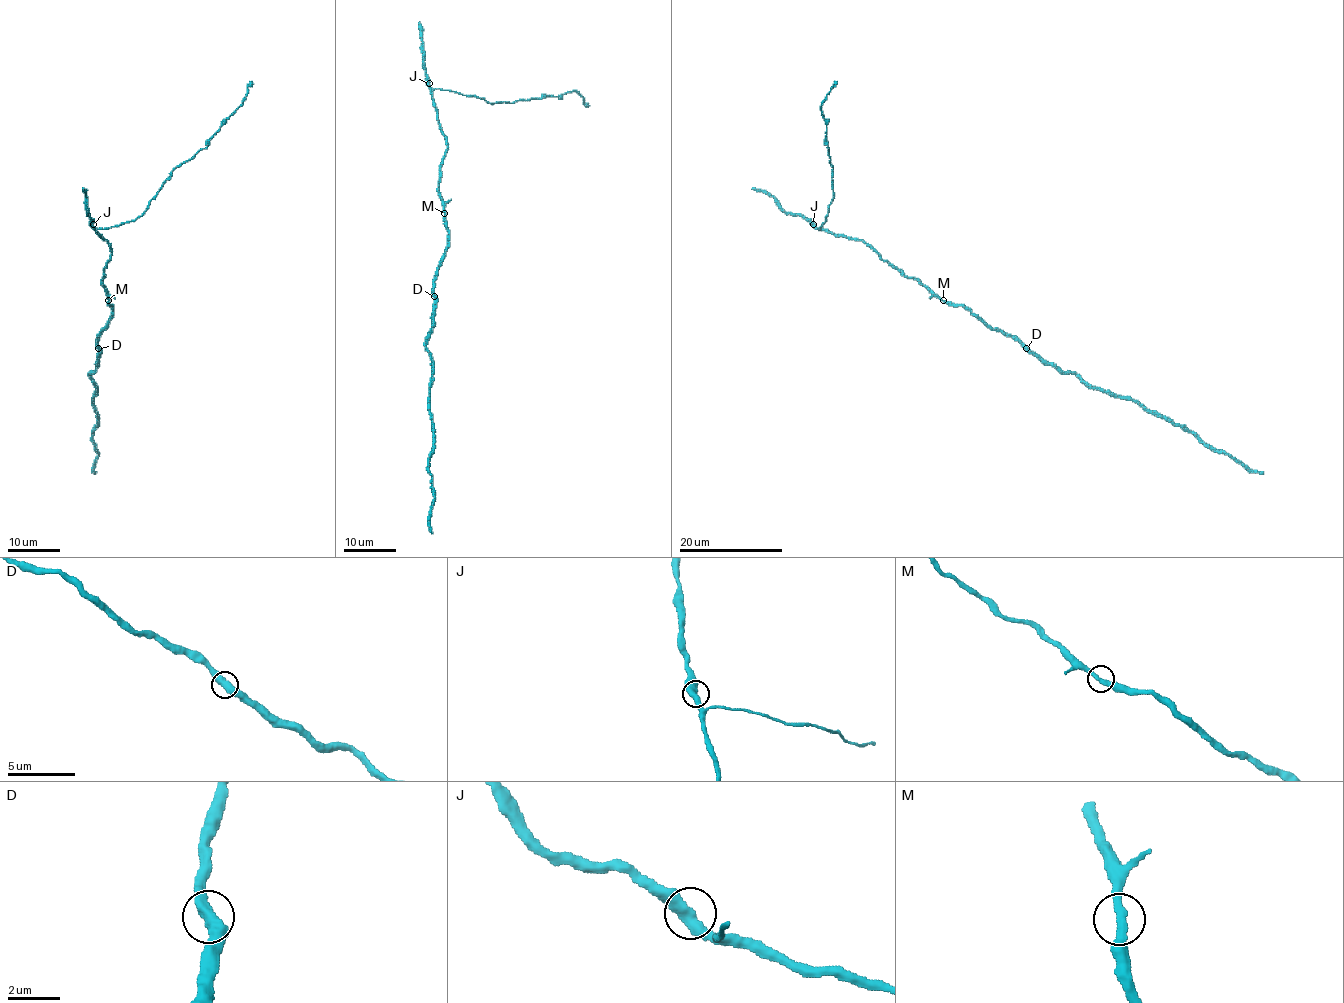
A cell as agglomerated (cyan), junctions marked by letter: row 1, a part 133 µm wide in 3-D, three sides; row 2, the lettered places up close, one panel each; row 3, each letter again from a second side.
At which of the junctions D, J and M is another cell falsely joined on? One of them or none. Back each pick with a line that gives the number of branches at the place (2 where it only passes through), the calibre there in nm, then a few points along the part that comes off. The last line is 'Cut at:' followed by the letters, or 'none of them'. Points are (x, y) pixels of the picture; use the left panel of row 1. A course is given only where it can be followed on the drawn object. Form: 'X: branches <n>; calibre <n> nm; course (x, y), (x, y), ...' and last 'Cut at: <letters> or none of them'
D: branches 2; calibre 480 nm; course (98, 348), (98, 365), (90, 374), (95, 384), (93, 440), (98, 454), (97, 473)
Cut at: D

